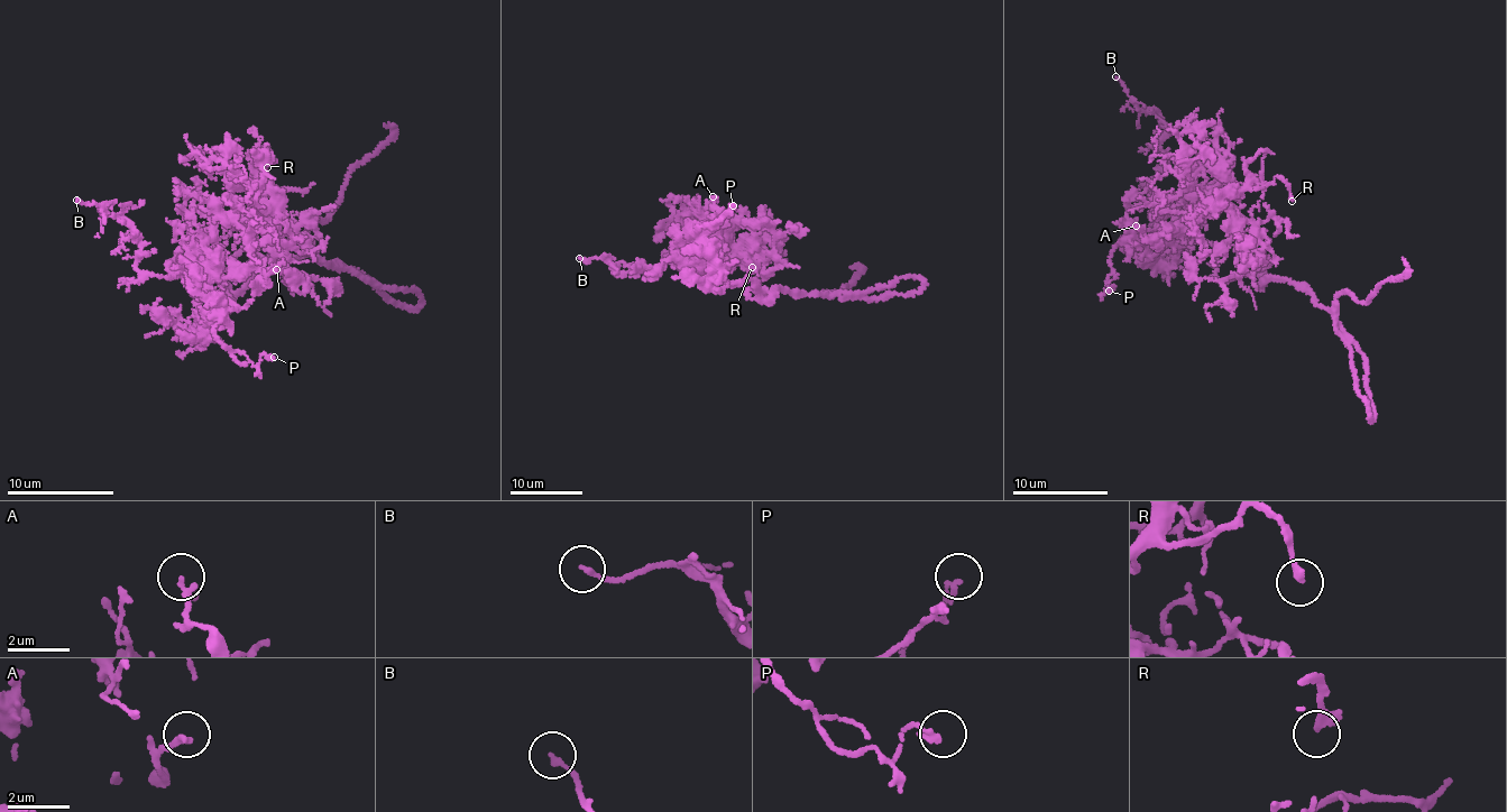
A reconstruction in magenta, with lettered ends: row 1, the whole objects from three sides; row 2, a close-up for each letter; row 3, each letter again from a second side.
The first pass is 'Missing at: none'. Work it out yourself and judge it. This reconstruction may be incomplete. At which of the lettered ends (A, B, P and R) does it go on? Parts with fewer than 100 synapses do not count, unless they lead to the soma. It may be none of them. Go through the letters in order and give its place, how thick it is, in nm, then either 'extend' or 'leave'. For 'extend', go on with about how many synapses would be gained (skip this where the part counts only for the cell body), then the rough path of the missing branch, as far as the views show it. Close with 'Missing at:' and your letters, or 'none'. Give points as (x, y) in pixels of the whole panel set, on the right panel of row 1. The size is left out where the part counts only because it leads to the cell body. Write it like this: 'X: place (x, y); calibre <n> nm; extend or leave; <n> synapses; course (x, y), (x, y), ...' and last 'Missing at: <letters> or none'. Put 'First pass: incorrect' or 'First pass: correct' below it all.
A: place (1136, 225); calibre 190 nm; leave
B: place (1115, 76); calibre 140 nm; leave
P: place (1109, 291); calibre 150 nm; leave
R: place (1292, 201); calibre 240 nm; leave
Missing at: none
First pass: correct

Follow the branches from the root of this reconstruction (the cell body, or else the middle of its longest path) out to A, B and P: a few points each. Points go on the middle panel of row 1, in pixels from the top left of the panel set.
A: (740, 283), (728, 283), (704, 260), (708, 261), (717, 248), (720, 218), (713, 196)
B: (740, 283), (680, 258), (630, 274), (579, 258)
P: (740, 283), (728, 283), (718, 276), (697, 229), (716, 224), (729, 214), (733, 205)

